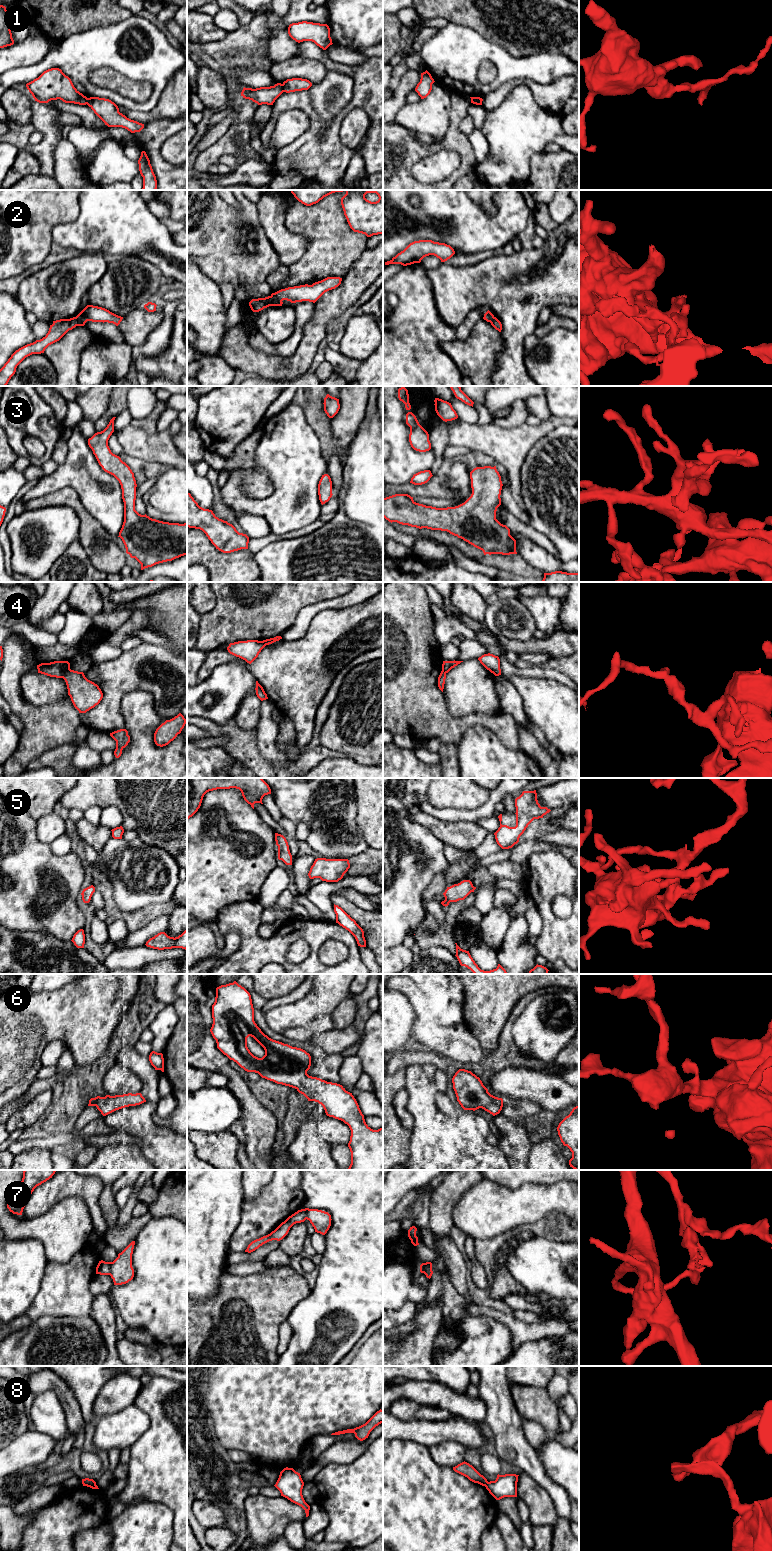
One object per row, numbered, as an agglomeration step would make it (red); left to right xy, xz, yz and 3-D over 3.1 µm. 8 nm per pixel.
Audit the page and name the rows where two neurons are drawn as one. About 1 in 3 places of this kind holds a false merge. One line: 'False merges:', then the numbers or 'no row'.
False merges: 1, 2, 4, 7, 8

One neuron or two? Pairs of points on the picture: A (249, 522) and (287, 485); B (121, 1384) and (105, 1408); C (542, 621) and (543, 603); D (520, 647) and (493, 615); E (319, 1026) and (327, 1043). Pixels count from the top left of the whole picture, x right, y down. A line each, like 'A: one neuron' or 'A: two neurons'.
A: two neurons
B: one neuron
C: one neuron
D: two neurons
E: two neurons

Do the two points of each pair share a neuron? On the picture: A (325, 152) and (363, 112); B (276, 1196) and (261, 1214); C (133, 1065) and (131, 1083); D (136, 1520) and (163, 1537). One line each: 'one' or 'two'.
A: one
B: one
C: two
D: one

